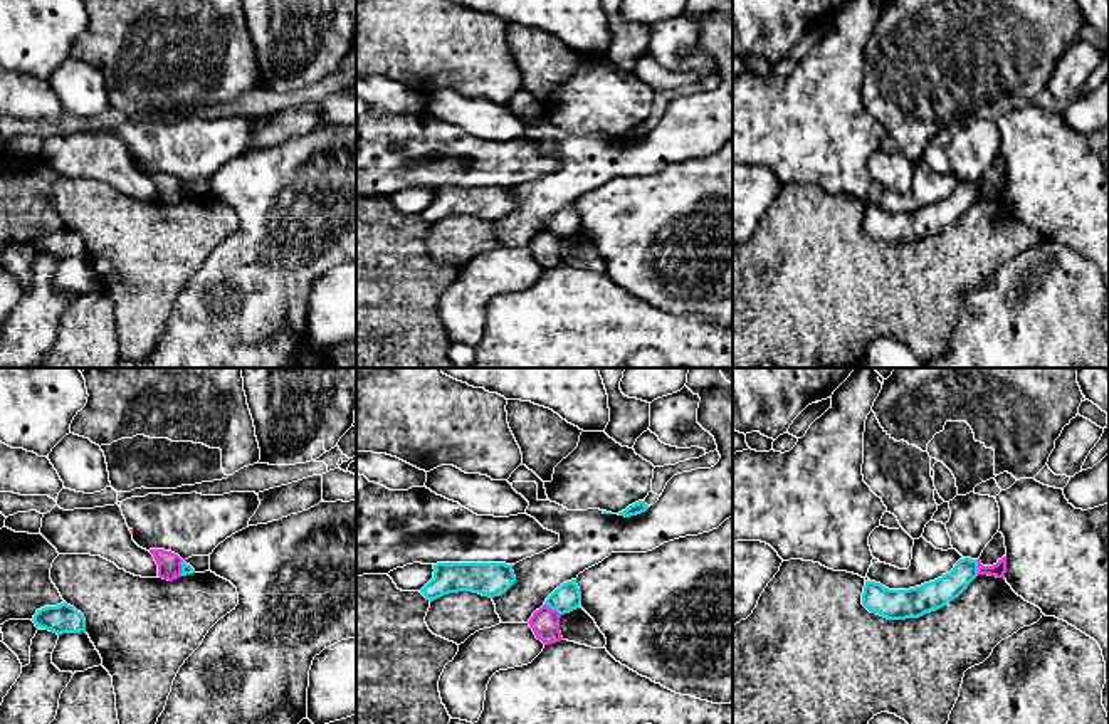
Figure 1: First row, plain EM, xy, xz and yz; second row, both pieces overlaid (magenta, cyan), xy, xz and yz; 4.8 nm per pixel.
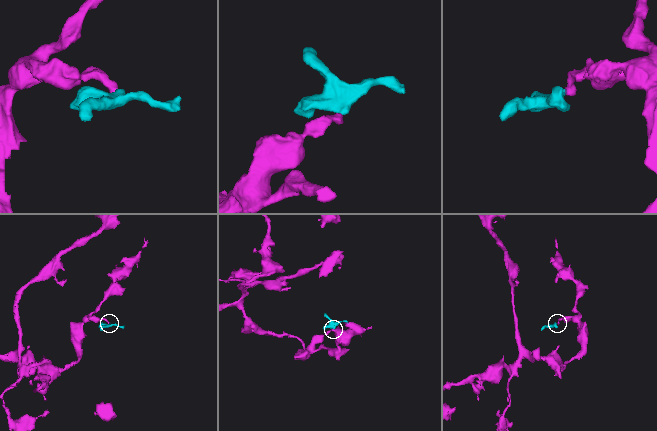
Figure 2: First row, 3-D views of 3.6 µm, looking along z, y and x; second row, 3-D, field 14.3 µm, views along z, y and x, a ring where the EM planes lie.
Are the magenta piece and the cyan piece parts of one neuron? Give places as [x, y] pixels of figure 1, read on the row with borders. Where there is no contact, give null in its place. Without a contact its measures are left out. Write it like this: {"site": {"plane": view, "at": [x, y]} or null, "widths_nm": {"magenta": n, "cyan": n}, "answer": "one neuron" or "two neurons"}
{"site": {"plane": "xz", "at": [553, 610]}, "widths_nm": {"magenta": 140, "cyan": 130}, "answer": "two neurons"}

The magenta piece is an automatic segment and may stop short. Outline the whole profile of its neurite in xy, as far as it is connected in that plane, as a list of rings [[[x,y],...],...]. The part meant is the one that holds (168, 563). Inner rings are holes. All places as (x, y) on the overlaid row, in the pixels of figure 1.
[[[150,549],[156,564],[158,576],[168,581],[173,581],[181,576],[181,558],[171,551],[165,549]]]

